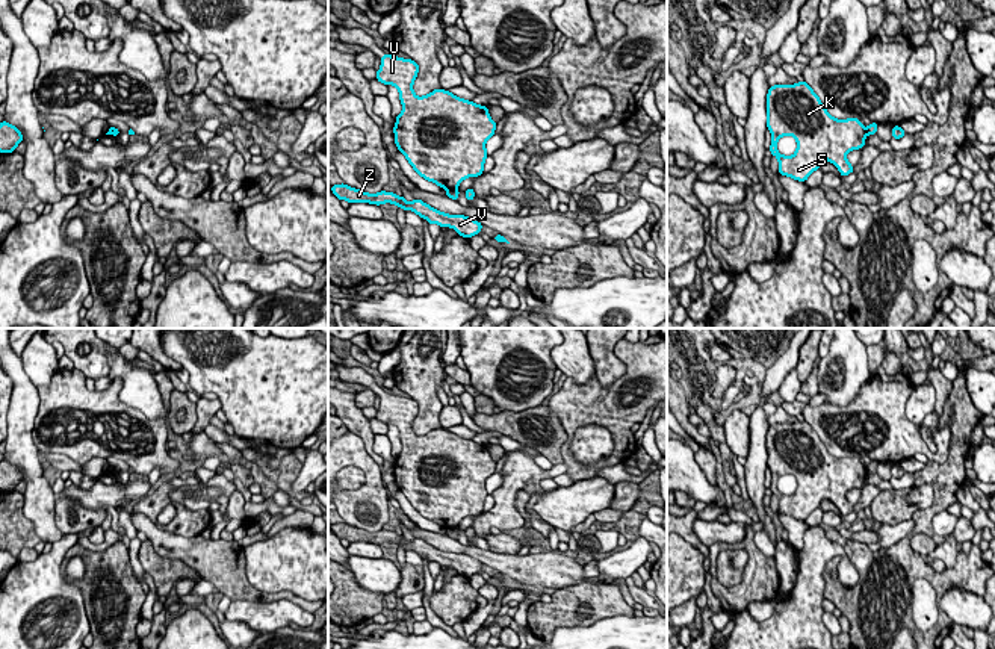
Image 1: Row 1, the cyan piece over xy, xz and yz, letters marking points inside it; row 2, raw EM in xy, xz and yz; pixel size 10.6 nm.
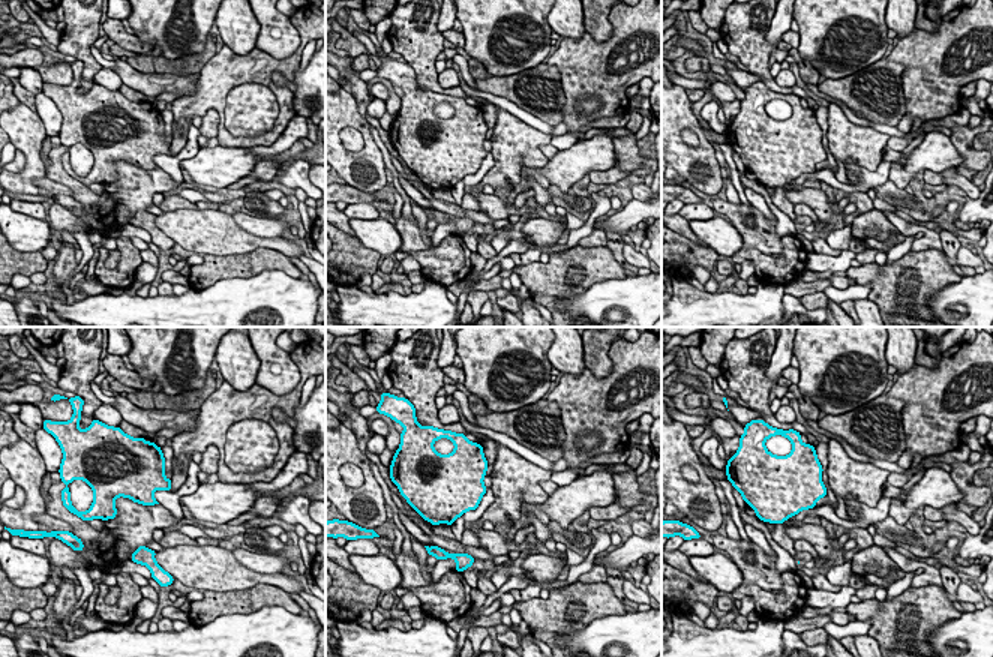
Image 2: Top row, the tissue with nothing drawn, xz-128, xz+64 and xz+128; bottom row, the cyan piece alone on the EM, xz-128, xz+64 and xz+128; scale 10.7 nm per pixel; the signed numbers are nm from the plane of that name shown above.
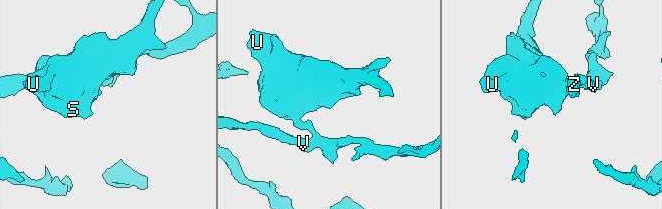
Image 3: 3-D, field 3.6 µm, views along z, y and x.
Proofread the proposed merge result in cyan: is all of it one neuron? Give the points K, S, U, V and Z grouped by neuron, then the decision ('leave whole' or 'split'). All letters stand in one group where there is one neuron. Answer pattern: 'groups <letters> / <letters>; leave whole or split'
groups K S U / V Z; split

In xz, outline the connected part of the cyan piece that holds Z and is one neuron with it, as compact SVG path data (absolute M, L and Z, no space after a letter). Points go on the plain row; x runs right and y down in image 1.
M345 522L342 523L333 523L331 525L333 533L339 539L346 539L349 543L352 542L369 542L369 543L396 543L398 546L402 546L405 551L413 549L416 554L420 557L426 558L429 563L439 563L440 566L451 566L454 567L458 575L463 576L472 576L473 573L478 573L482 567L482 563L464 555L464 554L449 554L443 552L429 543L423 542L422 539L413 539L408 542L404 536L398 536L393 531L377 531L377 533L369 533L355 526L351 526Z

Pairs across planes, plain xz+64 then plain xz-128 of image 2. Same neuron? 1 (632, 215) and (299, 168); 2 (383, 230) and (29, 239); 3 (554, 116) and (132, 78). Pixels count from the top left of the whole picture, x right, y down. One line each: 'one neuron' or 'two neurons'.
1: two neurons
2: one neuron
3: one neuron

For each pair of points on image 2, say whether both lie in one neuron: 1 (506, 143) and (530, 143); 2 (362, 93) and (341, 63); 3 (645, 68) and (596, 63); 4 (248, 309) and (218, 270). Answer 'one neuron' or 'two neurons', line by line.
1: one neuron
2: one neuron
3: one neuron
4: two neurons

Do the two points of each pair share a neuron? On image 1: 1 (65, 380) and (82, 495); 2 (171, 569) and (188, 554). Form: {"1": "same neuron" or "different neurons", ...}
{"1": "different neurons", "2": "different neurons"}

